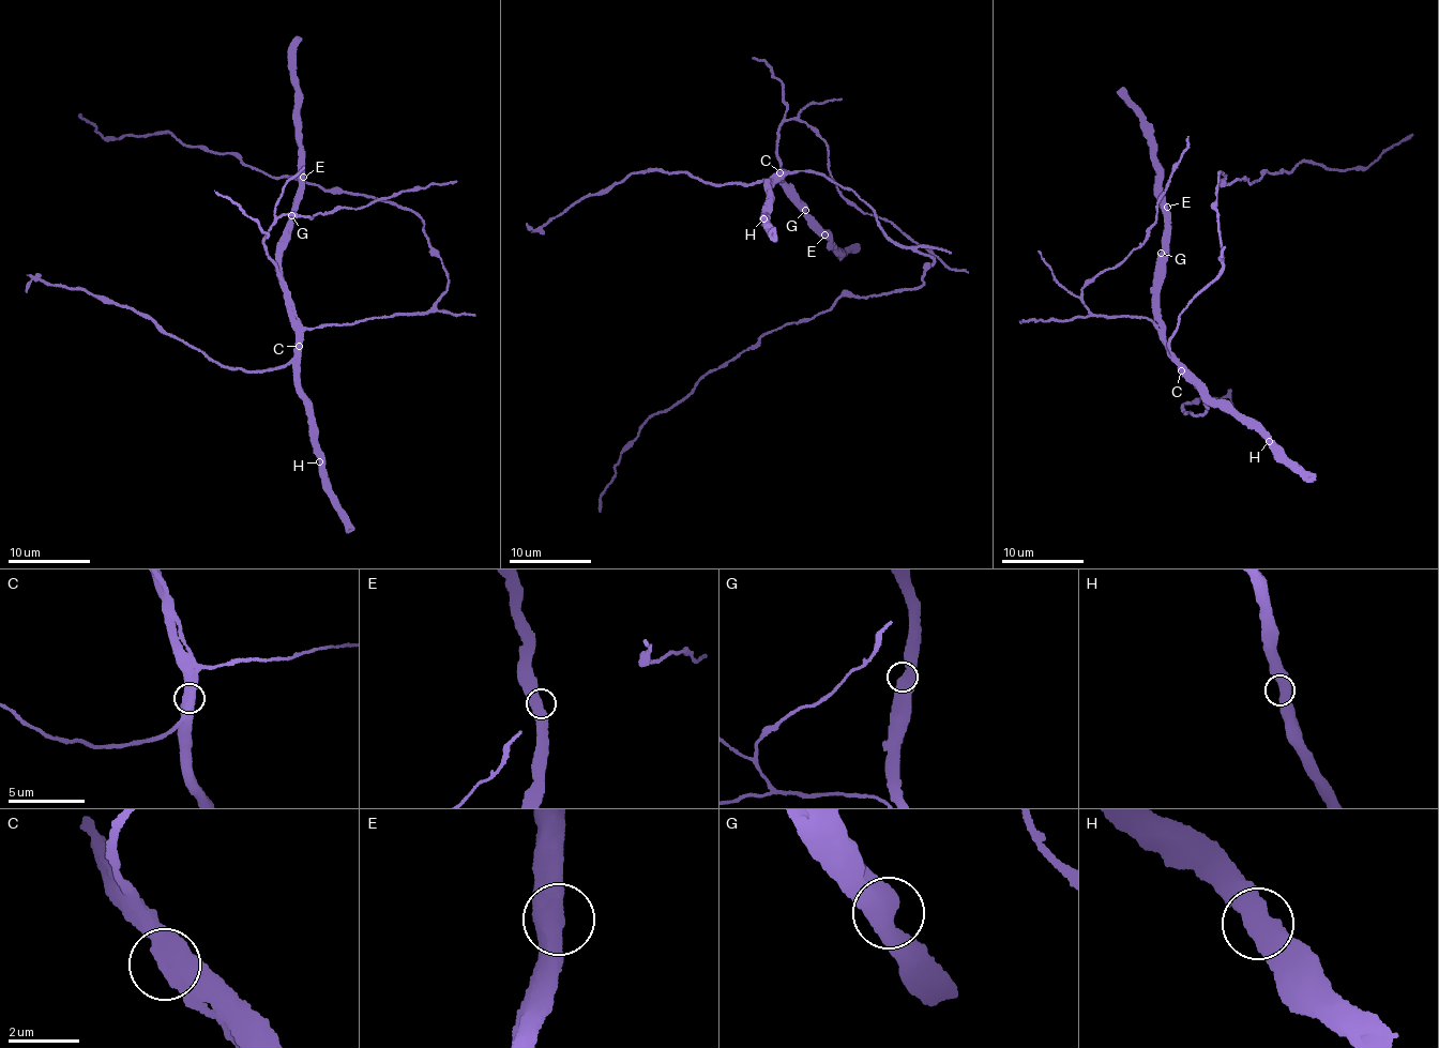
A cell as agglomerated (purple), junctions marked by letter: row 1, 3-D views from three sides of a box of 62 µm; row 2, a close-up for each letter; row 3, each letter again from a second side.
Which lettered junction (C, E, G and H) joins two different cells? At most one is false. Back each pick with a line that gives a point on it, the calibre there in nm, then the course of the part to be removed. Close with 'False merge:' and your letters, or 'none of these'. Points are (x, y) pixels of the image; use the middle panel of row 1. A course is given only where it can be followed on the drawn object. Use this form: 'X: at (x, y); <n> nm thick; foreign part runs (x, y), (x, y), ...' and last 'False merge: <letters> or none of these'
False merge: none of these

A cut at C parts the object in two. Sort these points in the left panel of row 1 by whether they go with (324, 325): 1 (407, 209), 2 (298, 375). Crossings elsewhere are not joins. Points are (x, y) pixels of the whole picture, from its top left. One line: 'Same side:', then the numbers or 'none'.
Same side: 1

